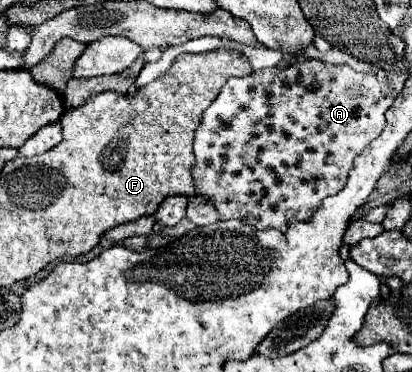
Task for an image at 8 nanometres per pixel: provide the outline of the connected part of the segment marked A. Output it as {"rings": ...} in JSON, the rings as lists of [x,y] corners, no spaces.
{"rings":[[[296,60],[288,68],[266,68],[266,70],[252,72],[248,76],[242,76],[242,78],[228,78],[228,82],[220,90],[218,98],[204,112],[202,124],[196,130],[196,140],[194,140],[196,166],[194,166],[192,174],[194,174],[198,196],[206,196],[208,200],[212,200],[216,204],[216,210],[220,212],[222,220],[240,218],[244,224],[250,224],[250,226],[254,226],[258,230],[266,230],[266,228],[286,230],[288,220],[308,222],[310,216],[314,214],[314,210],[320,206],[320,202],[326,196],[332,196],[332,194],[340,192],[346,186],[348,174],[350,174],[350,170],[354,166],[354,158],[360,156],[362,150],[374,138],[378,138],[378,134],[384,130],[384,124],[386,124],[384,114],[392,106],[392,102],[394,102],[394,94],[388,88],[386,78],[384,78],[382,72],[378,72],[378,74],[360,74],[360,72],[352,70],[350,66],[332,66],[332,64],[326,64],[326,62],[320,62],[320,60]]]}

